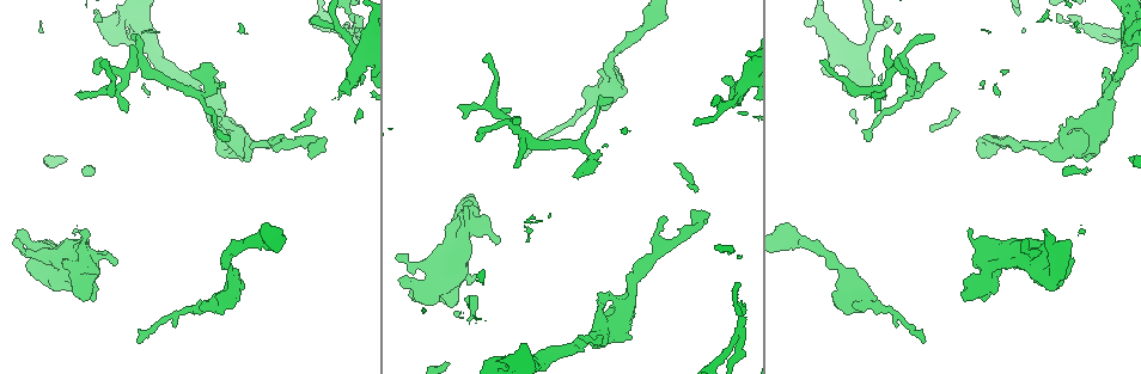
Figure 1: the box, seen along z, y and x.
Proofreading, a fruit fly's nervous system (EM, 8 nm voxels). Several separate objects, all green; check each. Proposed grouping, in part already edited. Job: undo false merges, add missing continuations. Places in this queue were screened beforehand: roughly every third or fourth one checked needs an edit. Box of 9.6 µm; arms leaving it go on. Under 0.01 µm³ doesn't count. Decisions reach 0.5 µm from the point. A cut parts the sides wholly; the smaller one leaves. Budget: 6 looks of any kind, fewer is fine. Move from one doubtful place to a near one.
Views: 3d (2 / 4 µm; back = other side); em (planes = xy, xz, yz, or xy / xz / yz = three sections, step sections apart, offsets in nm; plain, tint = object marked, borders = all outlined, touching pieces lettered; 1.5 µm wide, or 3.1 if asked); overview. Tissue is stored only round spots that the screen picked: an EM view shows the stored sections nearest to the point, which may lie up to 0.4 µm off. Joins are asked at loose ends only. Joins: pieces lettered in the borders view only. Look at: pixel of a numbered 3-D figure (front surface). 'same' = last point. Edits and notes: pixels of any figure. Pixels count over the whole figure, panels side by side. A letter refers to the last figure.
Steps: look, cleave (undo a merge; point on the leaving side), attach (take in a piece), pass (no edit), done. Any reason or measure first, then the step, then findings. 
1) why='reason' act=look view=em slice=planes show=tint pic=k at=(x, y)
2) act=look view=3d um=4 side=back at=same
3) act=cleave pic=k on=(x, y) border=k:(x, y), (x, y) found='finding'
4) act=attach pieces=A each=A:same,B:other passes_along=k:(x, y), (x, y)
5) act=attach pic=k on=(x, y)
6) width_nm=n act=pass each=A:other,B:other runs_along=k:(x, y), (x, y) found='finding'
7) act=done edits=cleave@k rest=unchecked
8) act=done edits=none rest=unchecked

why='tapers out' act=look view=em slice=planes show=borders pic=1 at=(508, 112)

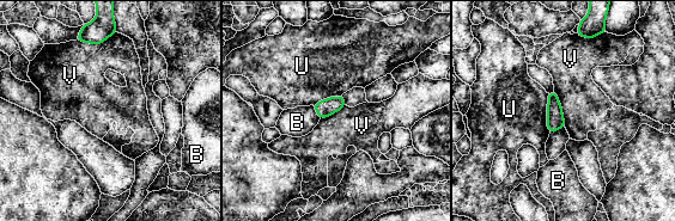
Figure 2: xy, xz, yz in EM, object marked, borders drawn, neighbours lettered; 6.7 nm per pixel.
act=pass each=B:other,U:other,V:other found='none of them fits'

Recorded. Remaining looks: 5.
why='thick end' act=look view=3d um=4 pic=1 at=(1079, 157)

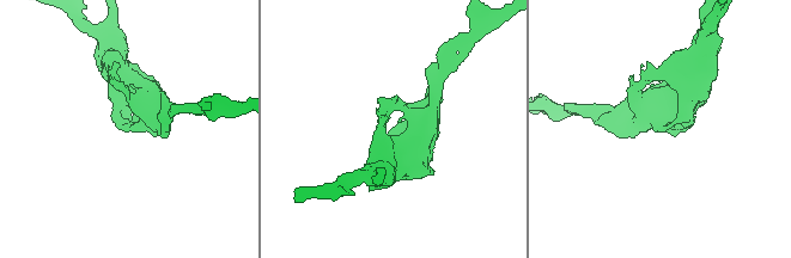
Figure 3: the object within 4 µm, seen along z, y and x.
why='shape alone is not enough' act=look view=em slice=xy step=4 show=tint pic=3 at=(666, 130)

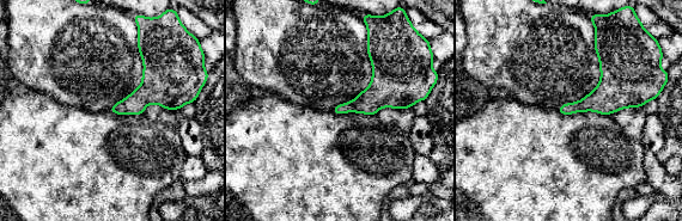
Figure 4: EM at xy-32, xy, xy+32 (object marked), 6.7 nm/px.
why='cut it another way' act=look view=em slice=planes show=borders at=same

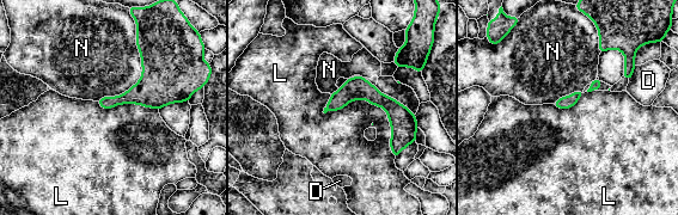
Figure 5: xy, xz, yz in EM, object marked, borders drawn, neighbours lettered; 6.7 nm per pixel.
act=pass each=D:other,L:other,N:other runs_along=5:(329, 108), (371, 93), (407, 112) found='no lettered piece goes on from it'

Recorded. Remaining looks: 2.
act=done edits=none rest=unchecked

